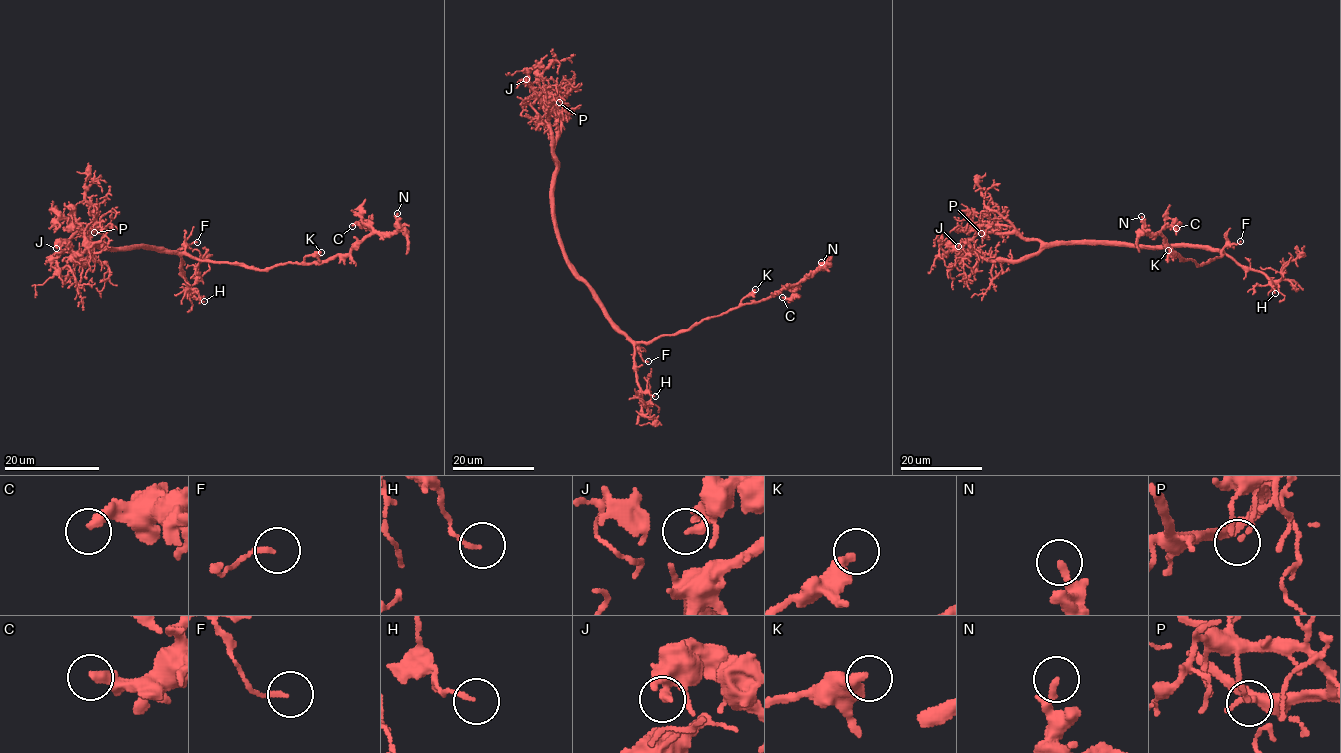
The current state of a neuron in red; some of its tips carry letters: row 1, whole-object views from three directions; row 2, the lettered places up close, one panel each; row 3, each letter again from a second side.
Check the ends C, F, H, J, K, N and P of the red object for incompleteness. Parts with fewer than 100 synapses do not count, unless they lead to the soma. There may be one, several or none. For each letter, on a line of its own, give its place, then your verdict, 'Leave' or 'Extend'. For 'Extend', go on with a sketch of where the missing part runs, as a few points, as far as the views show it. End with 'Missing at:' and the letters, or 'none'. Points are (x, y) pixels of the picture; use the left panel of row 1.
C: Place: (352, 226). Leave
F: Place: (197, 242). Leave
H: Place: (204, 301). Leave
J: Place: (56, 248). Leave
K: Place: (321, 252). Leave
N: Place: (397, 213). Leave
P: Place: (94, 232). Leave
Missing at: none

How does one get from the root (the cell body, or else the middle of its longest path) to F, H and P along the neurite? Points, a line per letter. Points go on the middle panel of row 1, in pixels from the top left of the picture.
F: (599, 301), (602, 312), (637, 344), (641, 358), (648, 361)
H: (599, 301), (605, 317), (633, 345), (637, 384), (655, 396)
P: (599, 301), (569, 262), (556, 225), (554, 141), (557, 115), (562, 110), (559, 102)

